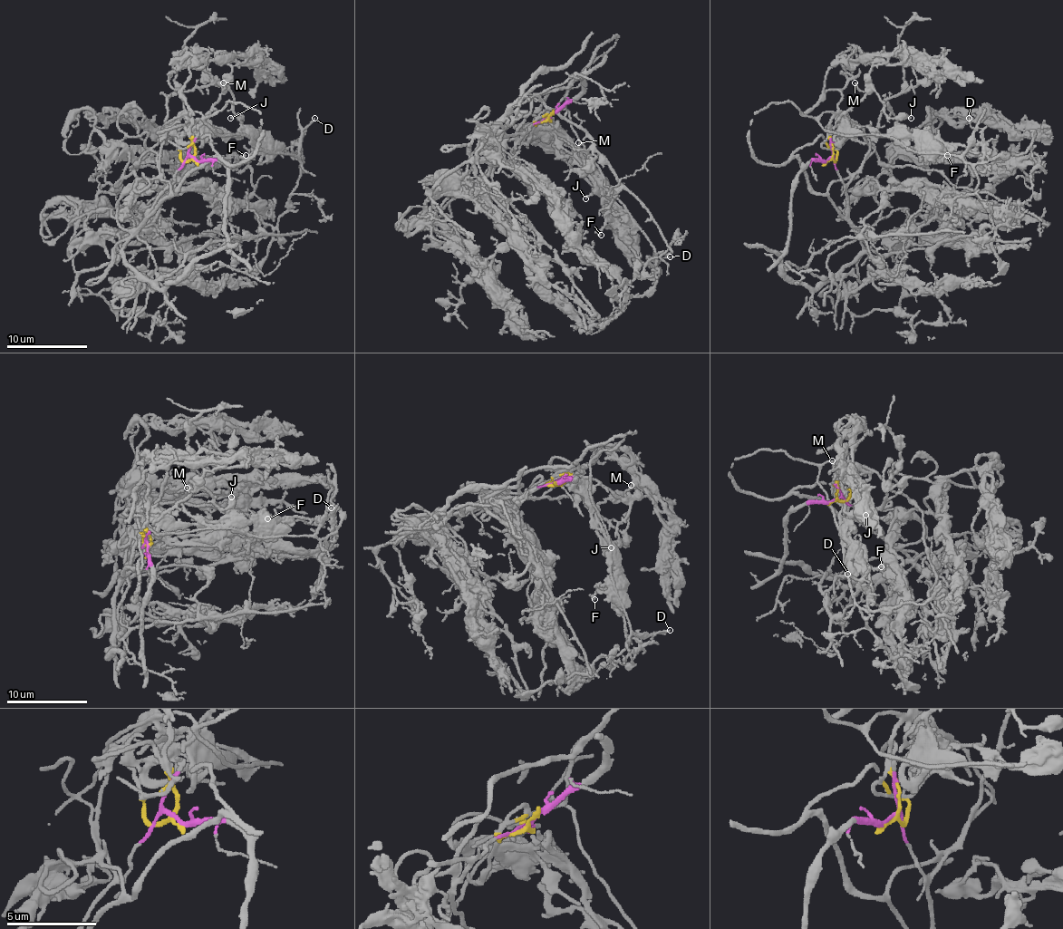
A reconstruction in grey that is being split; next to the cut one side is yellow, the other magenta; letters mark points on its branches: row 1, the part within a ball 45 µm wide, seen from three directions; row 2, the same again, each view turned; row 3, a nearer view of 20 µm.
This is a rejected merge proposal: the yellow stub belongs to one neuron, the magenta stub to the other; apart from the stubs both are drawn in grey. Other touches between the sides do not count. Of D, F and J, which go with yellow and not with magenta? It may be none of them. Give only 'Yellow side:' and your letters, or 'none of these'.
Yellow side: D, F

